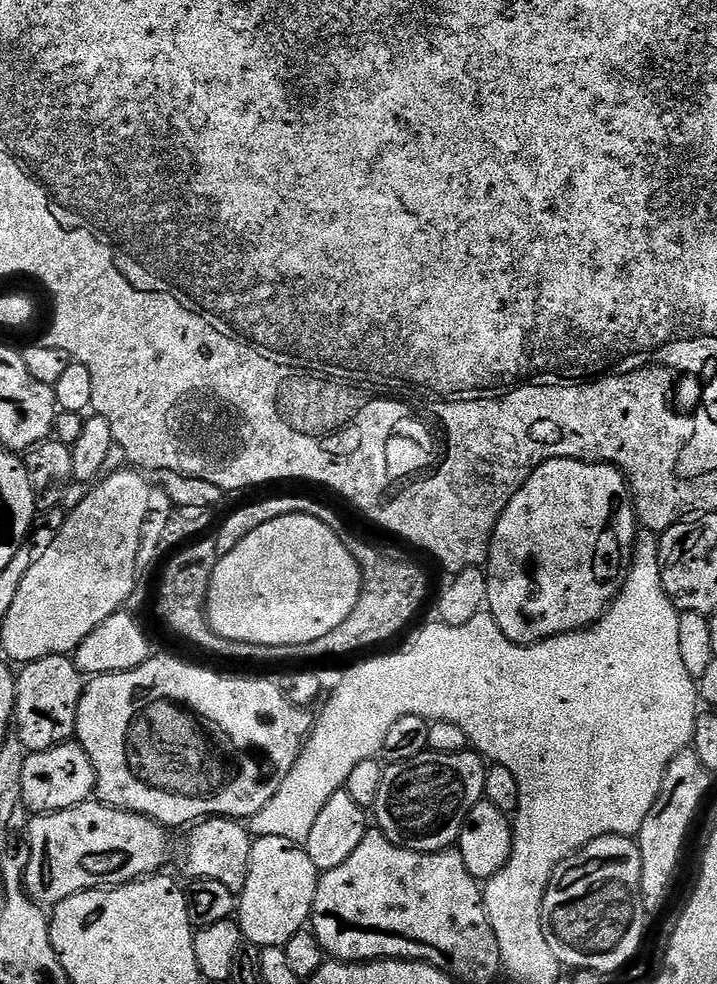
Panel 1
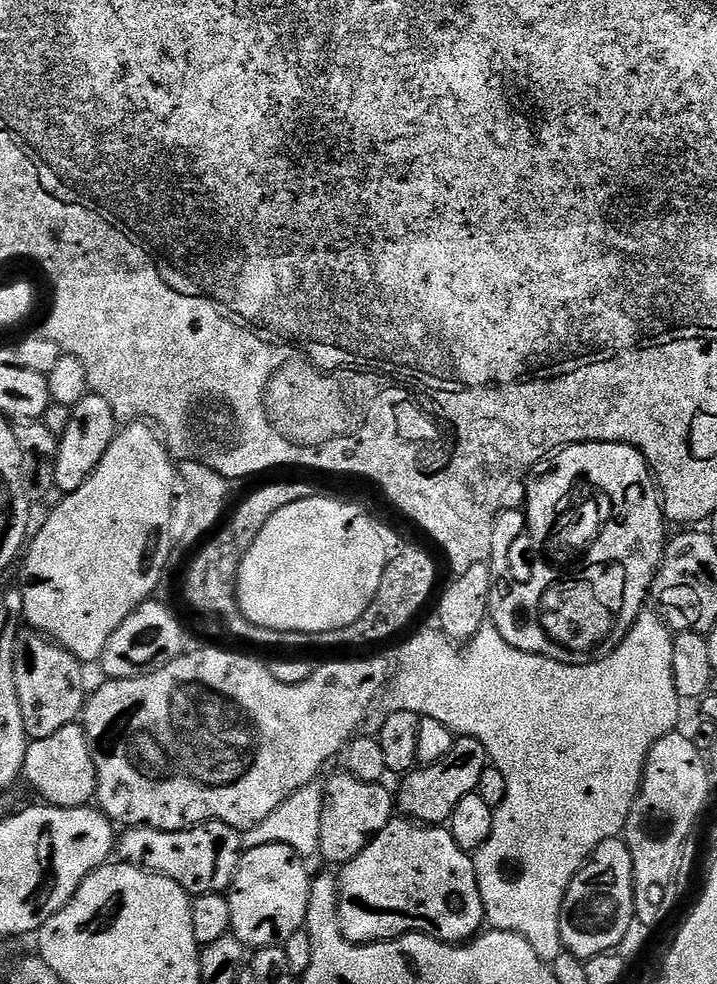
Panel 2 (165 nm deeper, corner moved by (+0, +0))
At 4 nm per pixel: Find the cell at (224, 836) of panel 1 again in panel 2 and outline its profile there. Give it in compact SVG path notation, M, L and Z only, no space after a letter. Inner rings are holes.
M210 820L206 824L193 824L191 828L183 828L177 832L167 832L157 828L125 827L118 836L118 856L123 863L135 864L145 868L147 872L157 872L160 876L178 882L193 897L205 896L211 892L227 893L234 882L234 874L240 865L242 855L242 836L237 829L221 820Z

